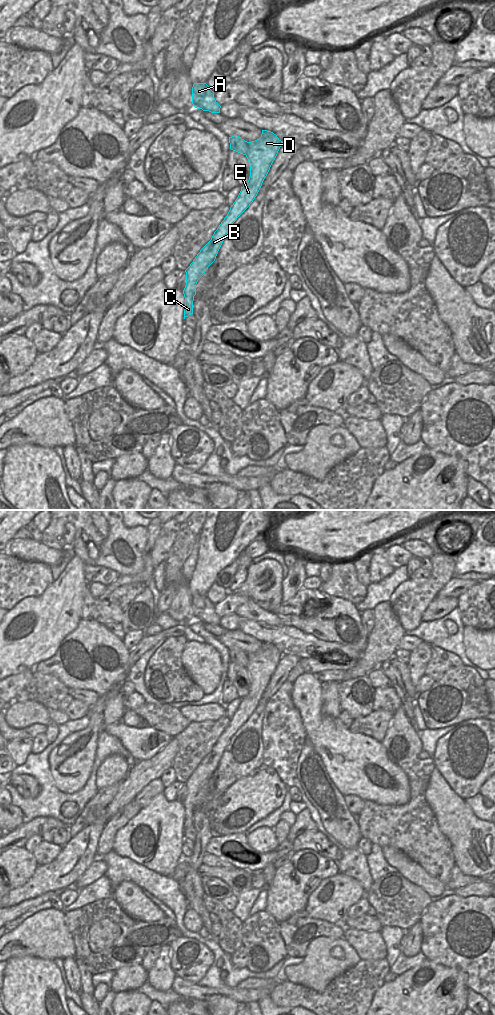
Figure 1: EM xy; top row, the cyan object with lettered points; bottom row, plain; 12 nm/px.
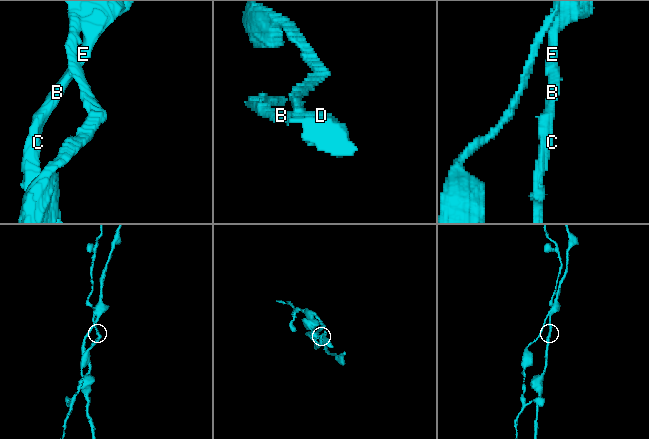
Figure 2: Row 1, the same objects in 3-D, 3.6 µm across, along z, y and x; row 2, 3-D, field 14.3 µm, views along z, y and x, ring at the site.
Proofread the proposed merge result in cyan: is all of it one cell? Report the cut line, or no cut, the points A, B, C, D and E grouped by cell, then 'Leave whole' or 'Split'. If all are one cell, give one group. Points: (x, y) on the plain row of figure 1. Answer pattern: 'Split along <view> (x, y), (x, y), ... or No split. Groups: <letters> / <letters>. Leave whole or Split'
Split along xy (248, 654), (248, 664), (246, 667). Groups: A / B C D E. Split.

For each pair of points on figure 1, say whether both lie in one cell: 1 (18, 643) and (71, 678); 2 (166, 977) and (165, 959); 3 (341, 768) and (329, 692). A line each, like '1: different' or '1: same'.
1: different
2: same
3: different

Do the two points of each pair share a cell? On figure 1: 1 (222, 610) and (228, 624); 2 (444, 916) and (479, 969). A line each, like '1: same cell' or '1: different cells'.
1: different cells
2: same cell

